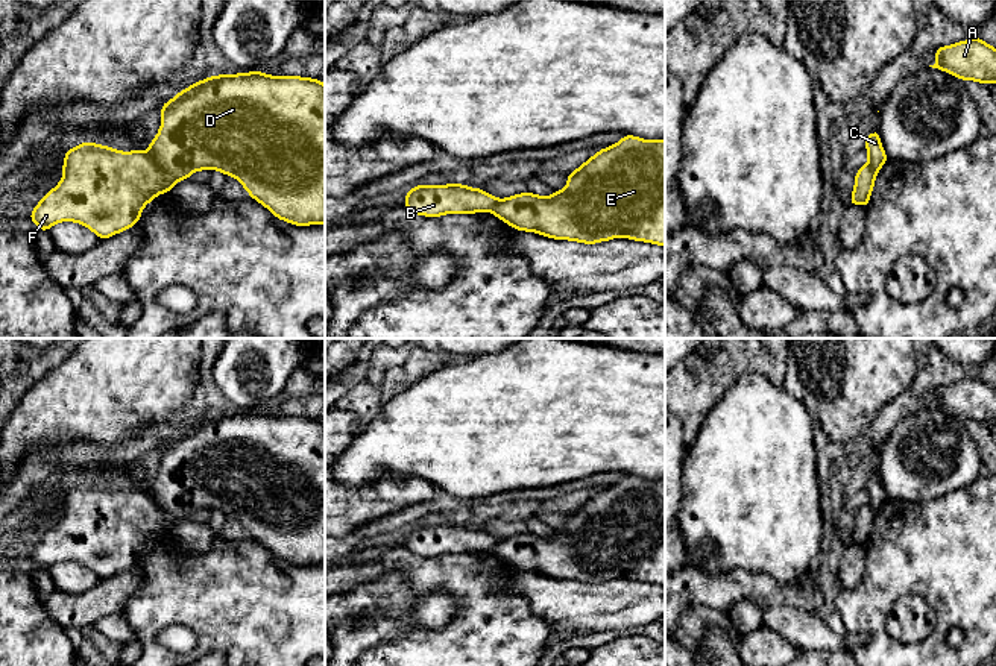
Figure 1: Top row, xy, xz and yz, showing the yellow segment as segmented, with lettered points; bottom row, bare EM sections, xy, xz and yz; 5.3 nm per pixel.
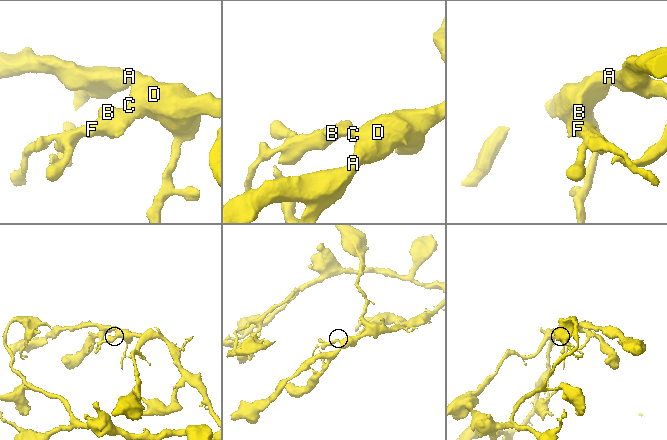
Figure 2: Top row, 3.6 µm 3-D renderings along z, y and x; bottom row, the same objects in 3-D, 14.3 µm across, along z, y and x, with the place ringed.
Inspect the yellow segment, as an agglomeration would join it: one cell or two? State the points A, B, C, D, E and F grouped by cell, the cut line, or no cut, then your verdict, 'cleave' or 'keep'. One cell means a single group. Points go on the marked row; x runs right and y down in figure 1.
A C D E / B F | xy (146, 153), (175, 182) | cleave

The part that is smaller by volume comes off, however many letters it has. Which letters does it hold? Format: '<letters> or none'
B, F

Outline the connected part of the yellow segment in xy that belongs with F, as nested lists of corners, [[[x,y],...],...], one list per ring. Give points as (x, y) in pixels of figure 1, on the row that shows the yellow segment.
[[[91,141],[68,149],[62,167],[61,182],[44,194],[29,215],[38,231],[74,221],[105,240],[137,225],[143,208],[176,185],[144,150],[121,152]]]

